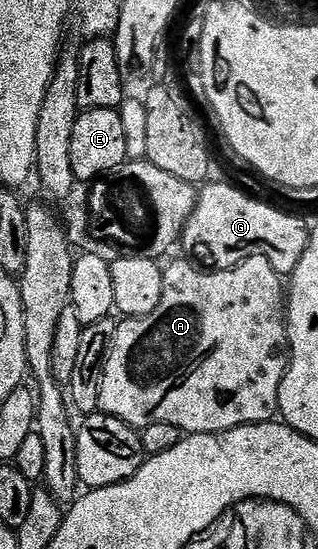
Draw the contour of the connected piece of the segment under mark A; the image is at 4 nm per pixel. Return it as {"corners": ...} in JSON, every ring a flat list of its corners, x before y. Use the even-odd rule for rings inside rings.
{"corners":[[248,257,232,269,215,269,203,271,195,267,189,260,174,261,162,270,164,279,164,295,160,295,160,307,152,311,152,315,143,317,127,317,118,321,116,339,112,339,112,351,104,367,104,379,100,387,98,408,109,417,120,419,139,431,148,428,152,423,172,423,172,427,181,429,183,434,191,433,226,433,241,425,259,425,265,421,275,420,278,413,278,396,280,383,286,377,290,338,286,328,287,298,284,296,283,278,263,257]]}

